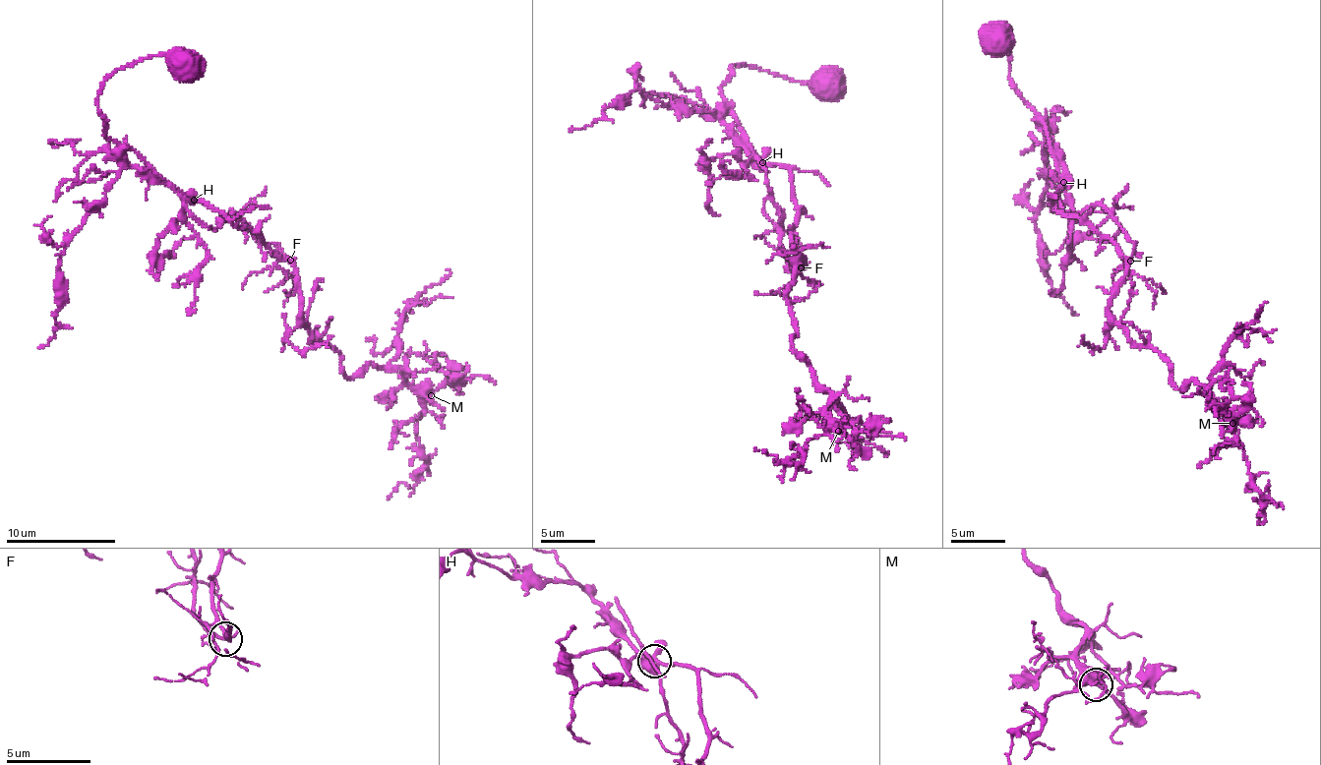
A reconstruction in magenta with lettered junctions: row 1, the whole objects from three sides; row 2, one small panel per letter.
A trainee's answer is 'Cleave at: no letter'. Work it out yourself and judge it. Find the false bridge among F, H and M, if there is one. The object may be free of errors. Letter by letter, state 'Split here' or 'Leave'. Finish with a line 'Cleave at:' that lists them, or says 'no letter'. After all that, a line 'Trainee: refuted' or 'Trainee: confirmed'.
F: Leave
H: Leave
M: Leave
Cleave at: no letter
Trainee: confirmed

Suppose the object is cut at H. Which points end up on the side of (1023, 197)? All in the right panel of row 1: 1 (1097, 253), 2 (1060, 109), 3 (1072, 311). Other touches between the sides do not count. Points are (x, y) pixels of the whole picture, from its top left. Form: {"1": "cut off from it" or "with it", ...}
{"1": "cut off from it", "2": "with it", "3": "with it"}

